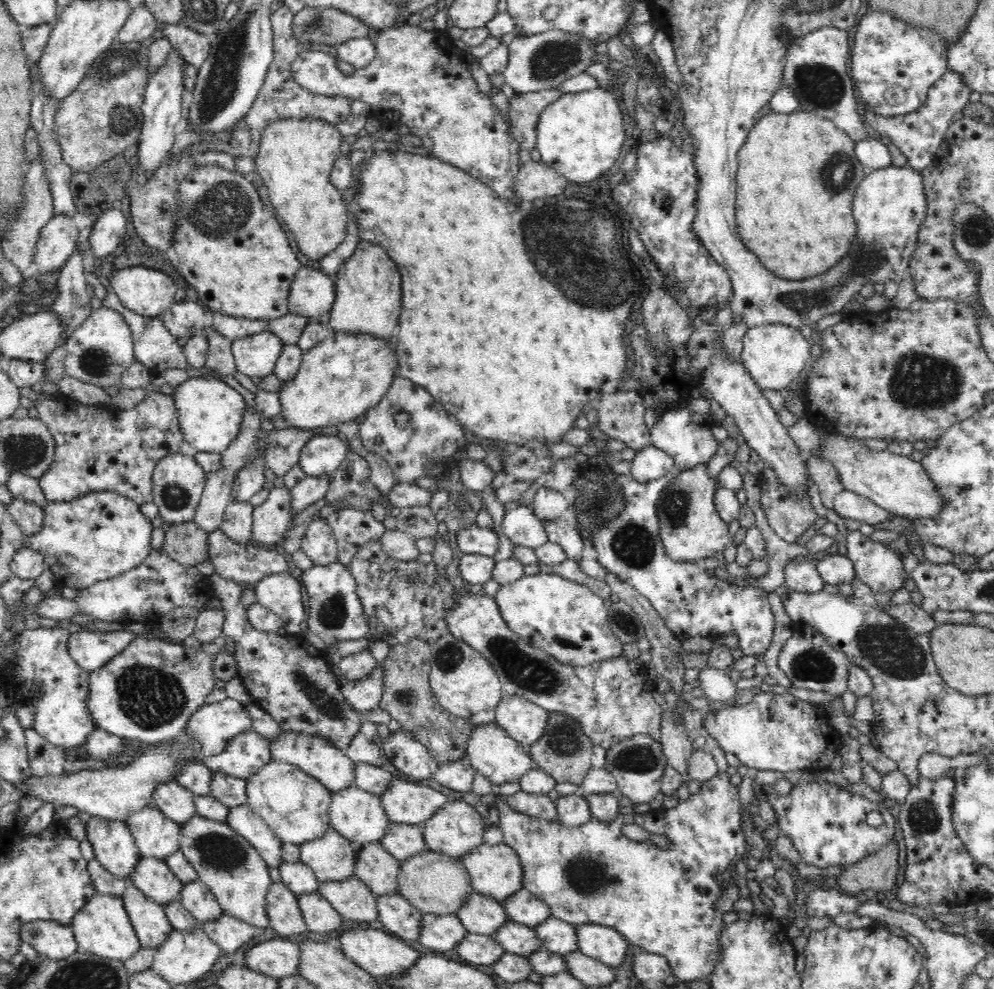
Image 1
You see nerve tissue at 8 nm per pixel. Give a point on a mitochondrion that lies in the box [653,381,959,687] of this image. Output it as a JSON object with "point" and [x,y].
{"point":[888,648]}

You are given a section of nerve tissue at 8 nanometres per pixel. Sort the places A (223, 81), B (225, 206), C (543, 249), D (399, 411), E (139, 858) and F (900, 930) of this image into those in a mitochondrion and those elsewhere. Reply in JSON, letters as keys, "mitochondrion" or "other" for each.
{"A":"mitochondrion","B":"mitochondrion","C":"mitochondrion","D":"other","E":"other","F":"other"}

